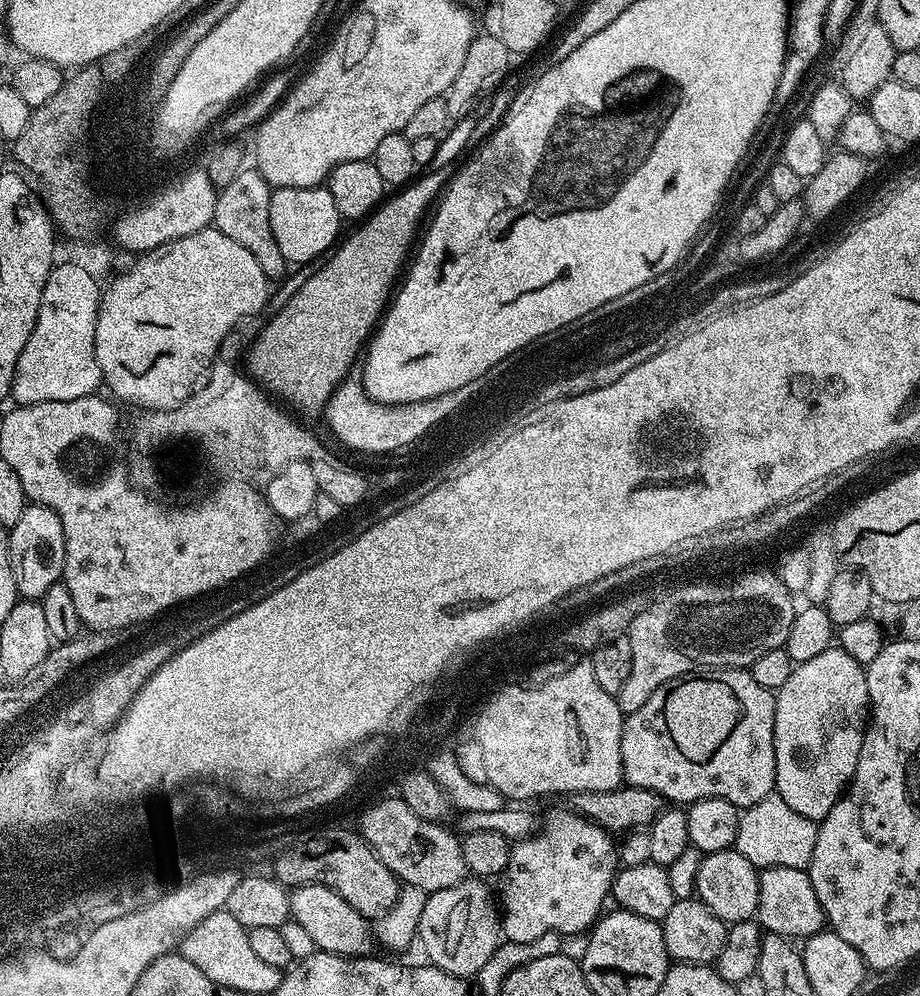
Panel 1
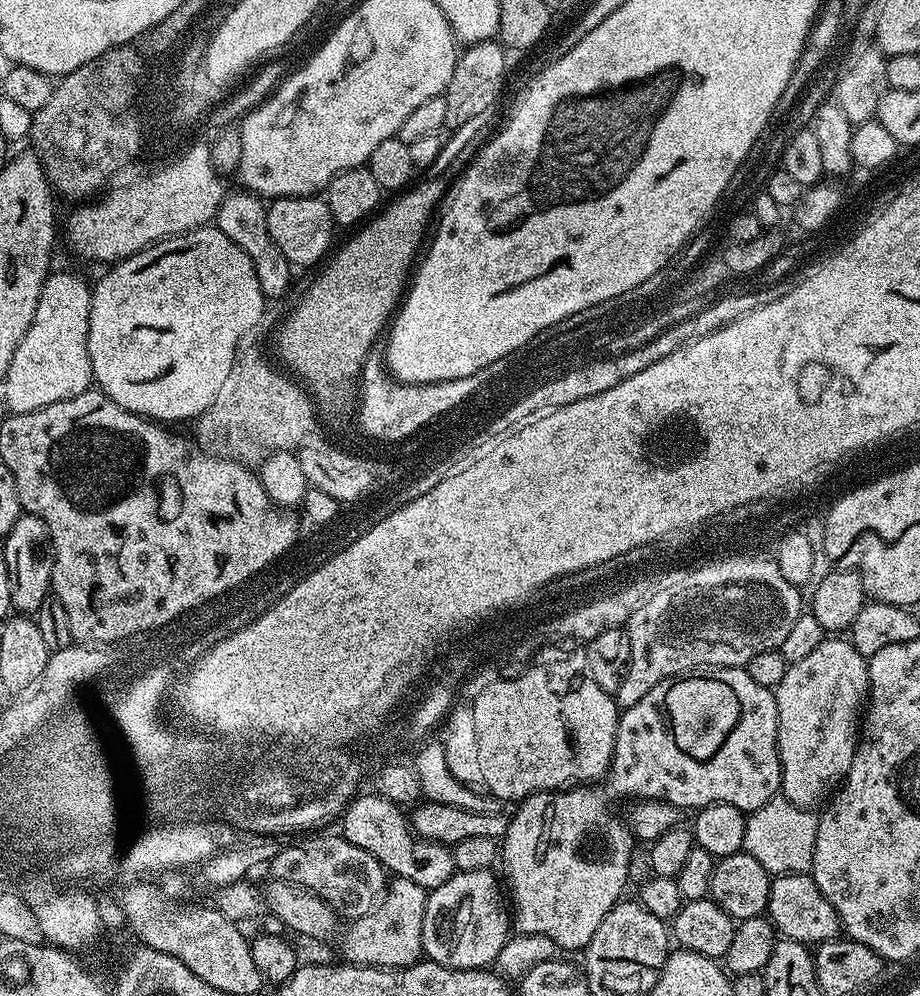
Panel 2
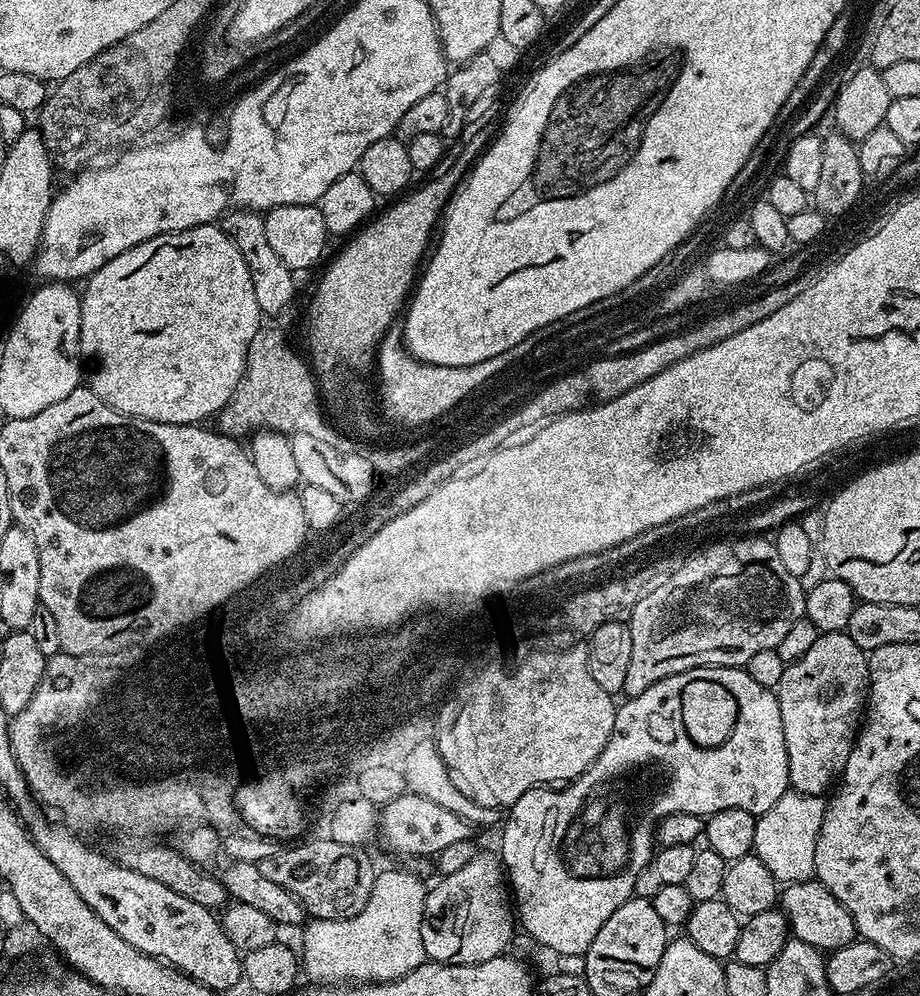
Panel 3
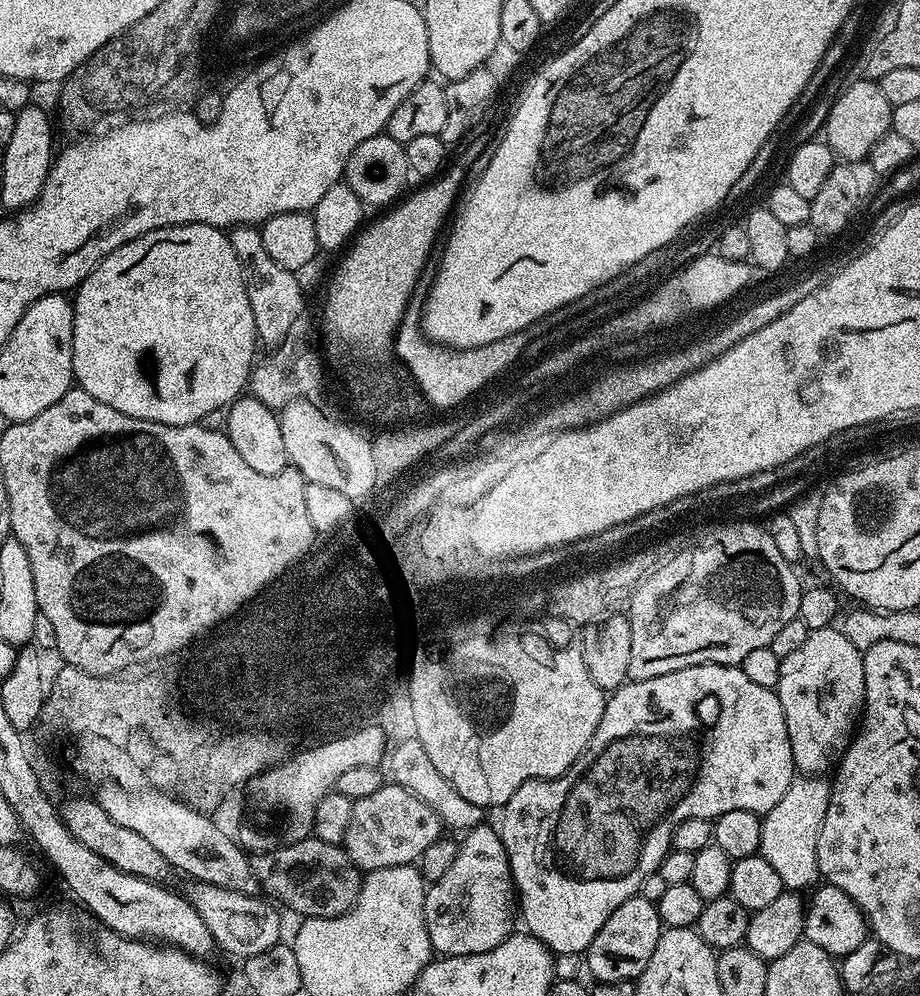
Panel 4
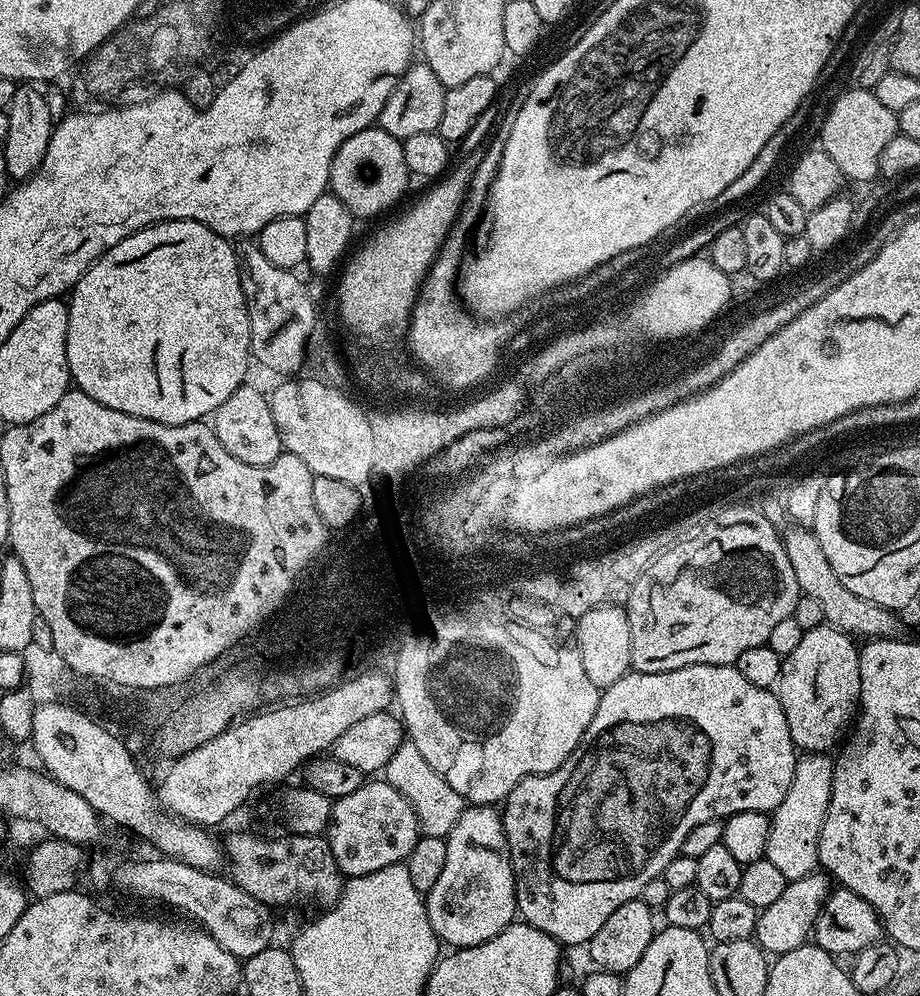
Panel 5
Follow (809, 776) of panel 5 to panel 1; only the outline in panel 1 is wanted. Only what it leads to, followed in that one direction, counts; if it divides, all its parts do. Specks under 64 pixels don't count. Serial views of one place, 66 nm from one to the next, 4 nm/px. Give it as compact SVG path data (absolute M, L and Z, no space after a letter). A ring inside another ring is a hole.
M773 794L741 811L734 847L742 854L742 858L750 858L750 862L758 870L770 866L807 869L814 854L817 827L817 821L802 818L802 814L797 814L791 806L782 802L780 796Z

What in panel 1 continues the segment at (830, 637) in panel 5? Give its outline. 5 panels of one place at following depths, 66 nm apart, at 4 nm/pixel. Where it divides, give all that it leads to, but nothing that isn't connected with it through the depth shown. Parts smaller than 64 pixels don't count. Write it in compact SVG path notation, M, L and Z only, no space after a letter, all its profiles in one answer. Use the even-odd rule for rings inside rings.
M833 646L822 654L810 658L810 662L795 665L786 678L786 686L775 693L774 710L774 762L776 763L775 795L791 806L802 818L821 821L844 795L852 775L858 766L858 754L862 750L864 729L870 720L868 703L868 674L865 665L858 663L846 650Z

